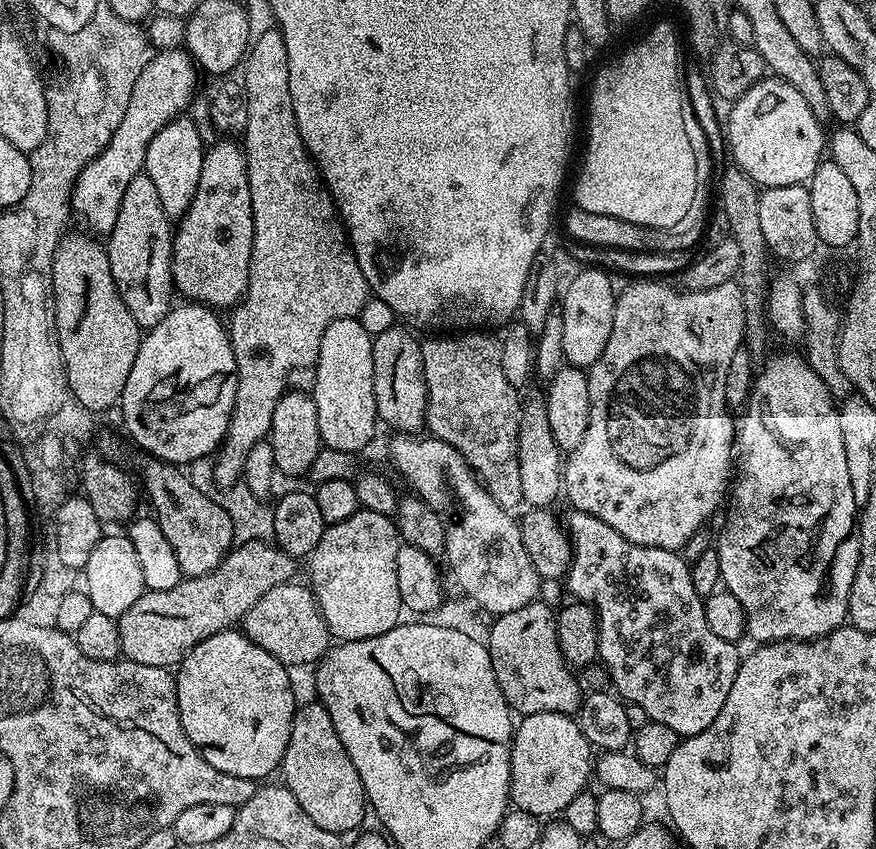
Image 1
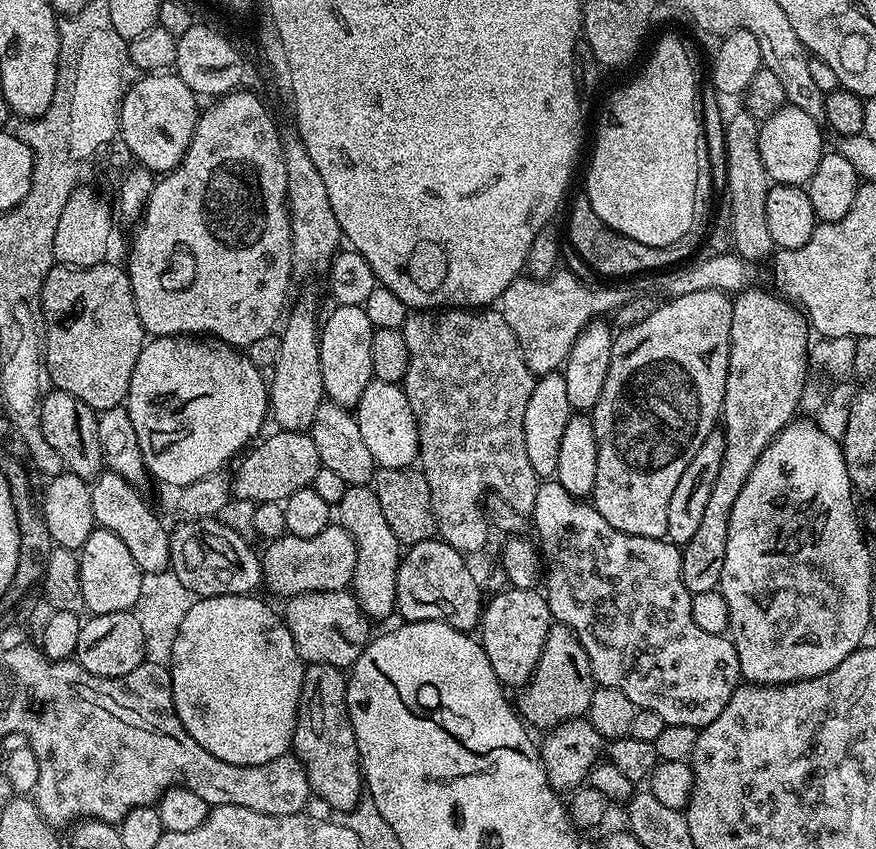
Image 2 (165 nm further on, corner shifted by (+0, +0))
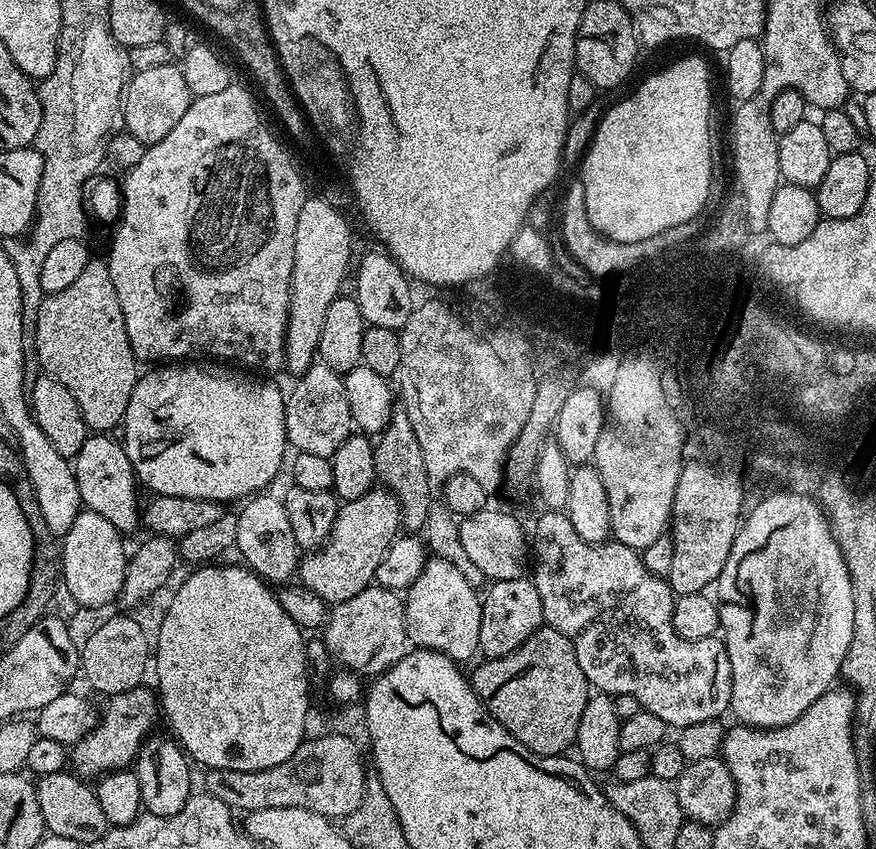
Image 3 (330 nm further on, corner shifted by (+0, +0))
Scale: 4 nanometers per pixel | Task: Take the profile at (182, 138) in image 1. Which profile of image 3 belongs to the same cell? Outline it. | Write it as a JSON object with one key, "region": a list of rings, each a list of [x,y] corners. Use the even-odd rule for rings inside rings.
{"region":[[[152,64],[129,79],[122,101],[122,124],[138,142],[145,146],[162,142],[175,124],[182,119],[182,114],[192,105],[194,97],[186,86],[183,67],[172,64]]]}

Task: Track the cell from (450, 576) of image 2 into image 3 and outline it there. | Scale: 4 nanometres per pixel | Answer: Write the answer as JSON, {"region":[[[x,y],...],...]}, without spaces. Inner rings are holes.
{"region":[[[431,557],[404,594],[404,615],[409,643],[416,648],[442,652],[462,664],[480,649],[481,595],[462,572],[445,559]]]}

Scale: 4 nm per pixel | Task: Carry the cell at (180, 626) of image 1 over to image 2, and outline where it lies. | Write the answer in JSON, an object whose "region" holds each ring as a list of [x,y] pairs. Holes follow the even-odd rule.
{"region":[[[339,523],[329,524],[322,534],[314,534],[314,538],[283,534],[267,546],[269,548],[262,552],[263,587],[269,588],[276,596],[291,598],[311,592],[343,592],[351,585],[356,565],[356,543]]]}

